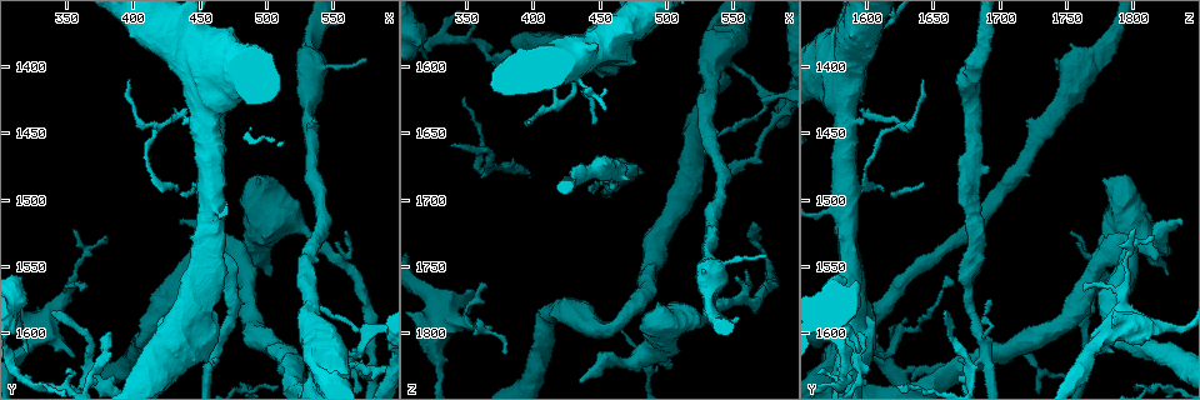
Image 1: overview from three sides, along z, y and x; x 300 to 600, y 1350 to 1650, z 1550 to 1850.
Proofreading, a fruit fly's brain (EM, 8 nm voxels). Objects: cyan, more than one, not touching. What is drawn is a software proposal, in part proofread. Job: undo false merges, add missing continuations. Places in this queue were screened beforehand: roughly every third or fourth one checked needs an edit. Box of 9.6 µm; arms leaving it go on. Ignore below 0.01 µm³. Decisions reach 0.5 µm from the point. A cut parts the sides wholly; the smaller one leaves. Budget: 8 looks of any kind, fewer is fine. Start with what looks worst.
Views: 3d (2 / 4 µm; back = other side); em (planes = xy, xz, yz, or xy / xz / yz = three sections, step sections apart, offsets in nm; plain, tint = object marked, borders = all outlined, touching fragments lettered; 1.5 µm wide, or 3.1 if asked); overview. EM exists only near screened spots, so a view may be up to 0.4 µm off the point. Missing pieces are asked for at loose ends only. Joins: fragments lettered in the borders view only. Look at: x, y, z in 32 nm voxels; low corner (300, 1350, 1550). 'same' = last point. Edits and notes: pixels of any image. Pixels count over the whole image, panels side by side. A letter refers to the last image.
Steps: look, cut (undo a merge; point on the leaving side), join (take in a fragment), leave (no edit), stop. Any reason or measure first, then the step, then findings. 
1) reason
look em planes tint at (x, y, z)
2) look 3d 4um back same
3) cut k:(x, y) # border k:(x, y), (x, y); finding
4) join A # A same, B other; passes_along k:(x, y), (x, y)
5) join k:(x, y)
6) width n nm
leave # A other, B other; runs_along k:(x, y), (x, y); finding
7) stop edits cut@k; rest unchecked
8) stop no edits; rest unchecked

free end
look em xy step 8 tint at (504, 1554, 1826)

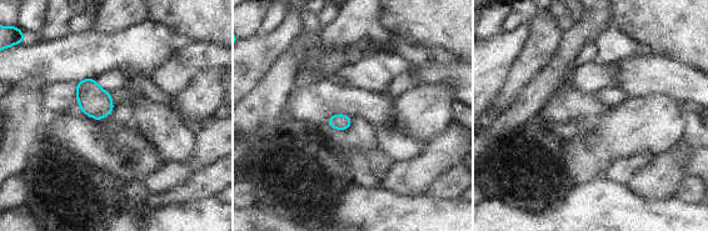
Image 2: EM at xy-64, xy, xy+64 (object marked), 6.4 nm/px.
look em planes borders same

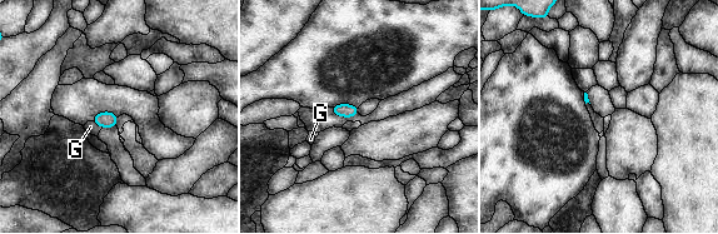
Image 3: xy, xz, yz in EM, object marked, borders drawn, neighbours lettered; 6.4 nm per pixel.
longest_contact G 80 nm
leave # G other; none of them fits

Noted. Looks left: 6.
calibre changes
look 3d 4um at (330, 1598, 1786)

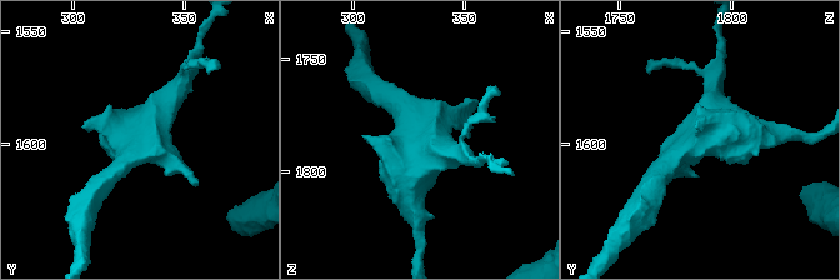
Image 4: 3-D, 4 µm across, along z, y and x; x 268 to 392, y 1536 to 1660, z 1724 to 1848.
look em planes borders at (327, 1599, 1787)

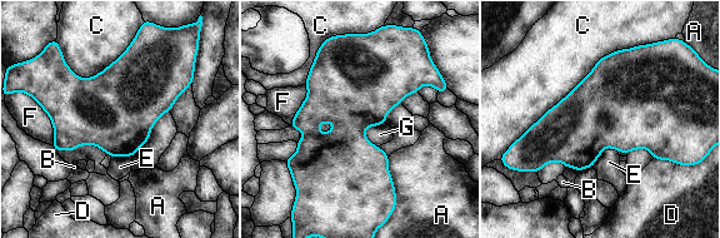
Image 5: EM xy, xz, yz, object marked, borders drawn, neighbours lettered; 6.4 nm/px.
leave # A other, B other, C other, D other, E other, F other, G other; border 5:(385, 123), (365, 129), (374, 145); all the same neuron

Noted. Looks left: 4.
calibre changes
look 3d 4um at (462, 1508, 1576)

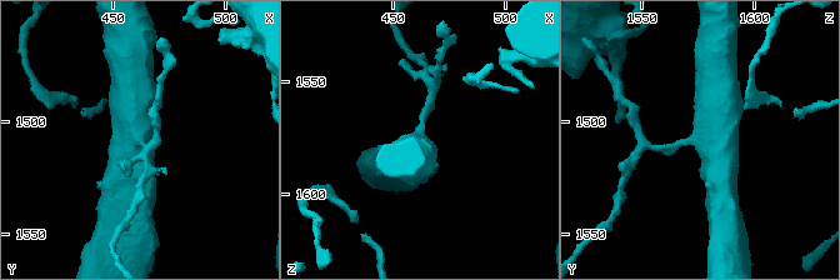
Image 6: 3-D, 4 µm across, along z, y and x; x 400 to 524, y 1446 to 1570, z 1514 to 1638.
arms 3; shape alone is not enough
look em planes plain at (462, 1507, 1578)

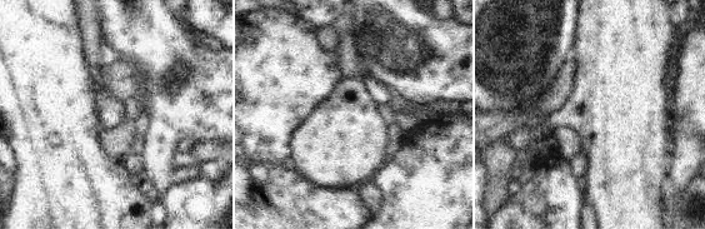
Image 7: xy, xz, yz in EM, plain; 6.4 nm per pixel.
look em planes borders same

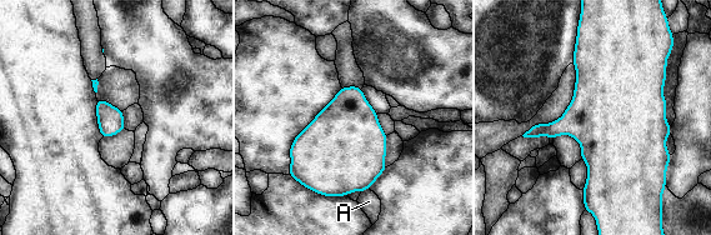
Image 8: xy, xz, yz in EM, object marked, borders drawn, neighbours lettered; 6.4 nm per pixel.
leave # A other; border 8:(369, 188), (361, 193); continuous, no second neuron

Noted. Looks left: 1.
stop no edits; rest unchecked

